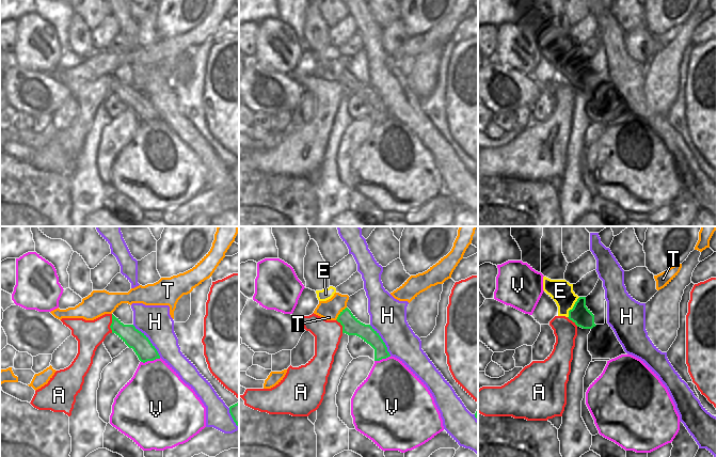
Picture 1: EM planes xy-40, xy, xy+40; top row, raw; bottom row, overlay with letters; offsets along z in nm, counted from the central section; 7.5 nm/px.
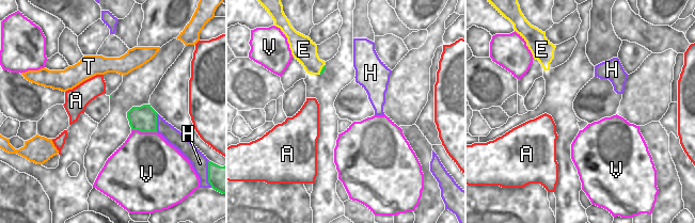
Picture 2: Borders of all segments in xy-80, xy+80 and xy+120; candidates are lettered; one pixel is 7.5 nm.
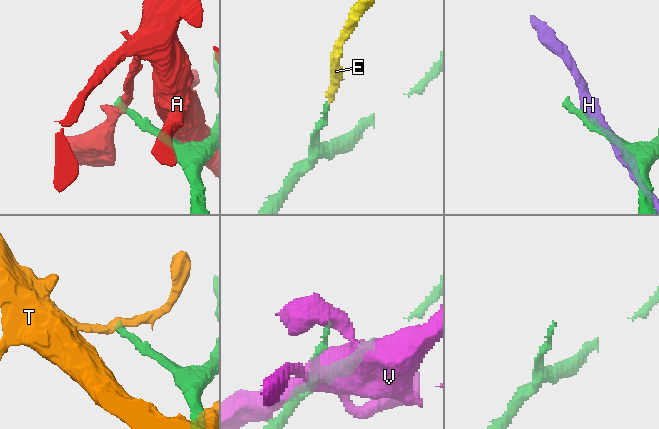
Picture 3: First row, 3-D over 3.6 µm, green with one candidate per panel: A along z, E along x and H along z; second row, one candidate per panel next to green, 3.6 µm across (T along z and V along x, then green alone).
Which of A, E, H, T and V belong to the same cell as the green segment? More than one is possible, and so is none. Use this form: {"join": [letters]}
{"join": ["E"]}

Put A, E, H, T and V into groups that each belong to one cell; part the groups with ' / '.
A / E / H / T / V

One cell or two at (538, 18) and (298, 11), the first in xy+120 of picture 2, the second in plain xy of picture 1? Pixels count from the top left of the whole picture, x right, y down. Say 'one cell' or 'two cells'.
two cells

